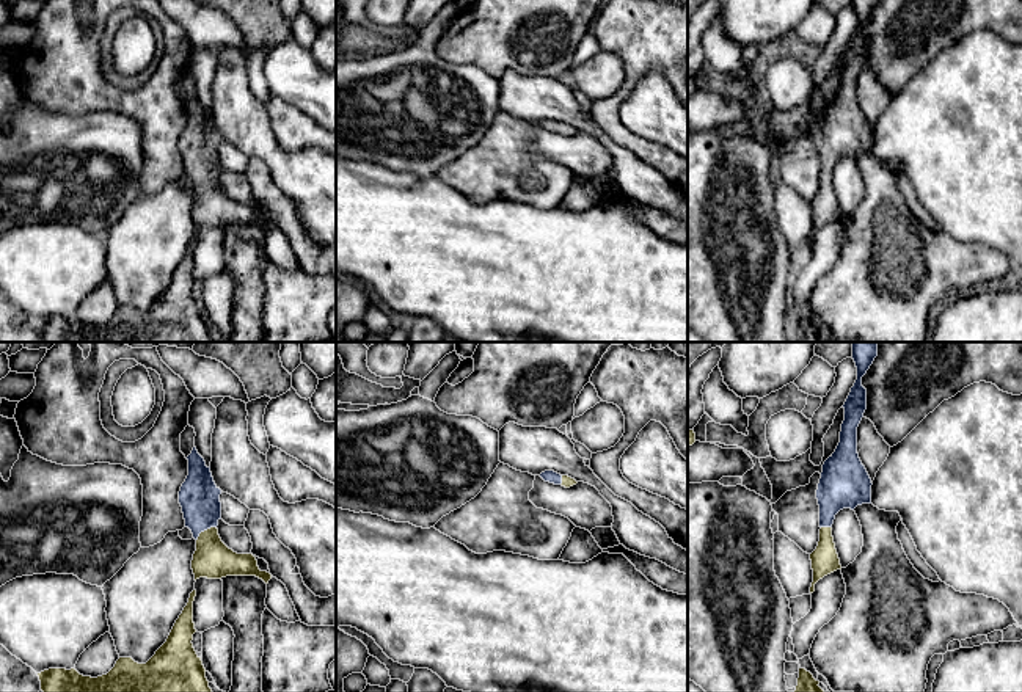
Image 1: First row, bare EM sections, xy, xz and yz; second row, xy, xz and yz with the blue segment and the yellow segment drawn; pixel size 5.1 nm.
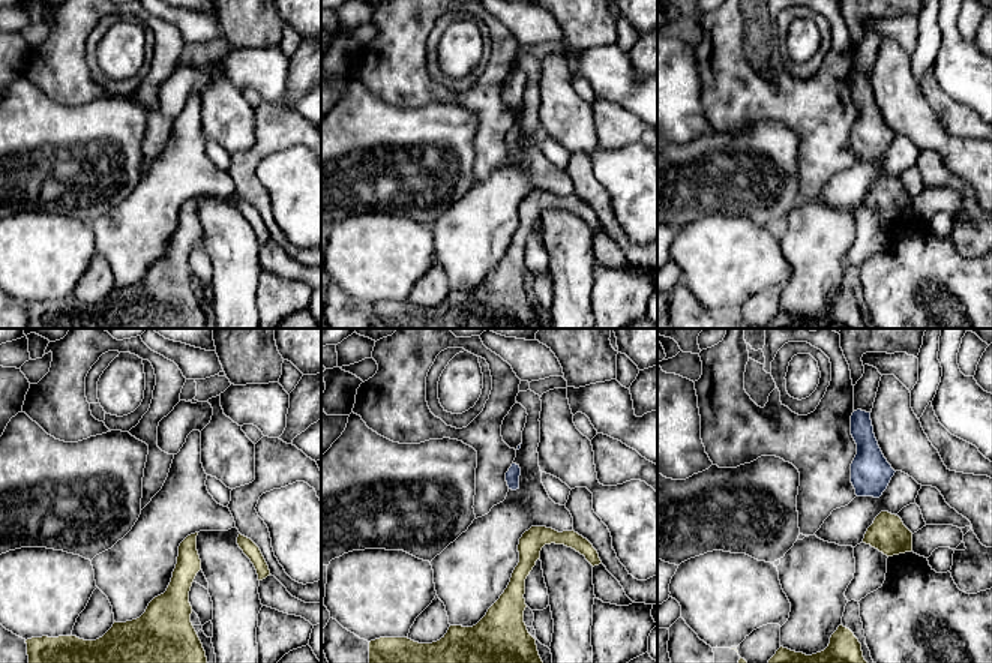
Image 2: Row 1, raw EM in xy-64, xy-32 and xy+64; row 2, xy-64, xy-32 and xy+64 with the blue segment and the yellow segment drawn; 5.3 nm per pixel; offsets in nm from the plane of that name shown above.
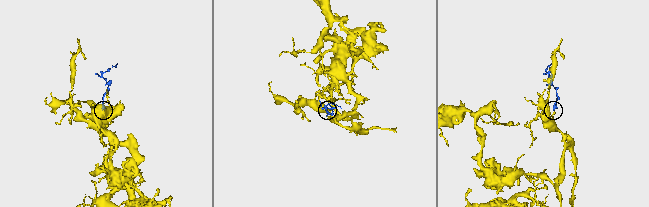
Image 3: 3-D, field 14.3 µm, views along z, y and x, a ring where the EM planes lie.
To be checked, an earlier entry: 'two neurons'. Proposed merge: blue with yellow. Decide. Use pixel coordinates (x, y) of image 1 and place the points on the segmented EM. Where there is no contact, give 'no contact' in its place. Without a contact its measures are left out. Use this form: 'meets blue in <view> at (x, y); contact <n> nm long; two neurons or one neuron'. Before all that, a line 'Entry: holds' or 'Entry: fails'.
Entry: fails
meets blue in xy at (204, 529); contact 130 nm long; one neuron

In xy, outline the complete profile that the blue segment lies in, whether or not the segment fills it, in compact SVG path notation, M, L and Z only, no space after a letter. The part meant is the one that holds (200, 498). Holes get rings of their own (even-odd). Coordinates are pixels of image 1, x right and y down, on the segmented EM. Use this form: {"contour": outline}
{"contour": "M193 447L188 460L188 475L179 491L185 527L196 540L192 560L195 581L199 577L221 579L226 576L256 576L265 584L272 574L261 571L253 554L237 554L229 549L218 535L221 519L221 490L215 485L210 466Z"}

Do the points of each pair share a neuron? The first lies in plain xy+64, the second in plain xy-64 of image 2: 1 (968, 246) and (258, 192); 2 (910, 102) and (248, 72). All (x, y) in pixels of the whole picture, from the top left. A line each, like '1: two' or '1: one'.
1: one
2: two

